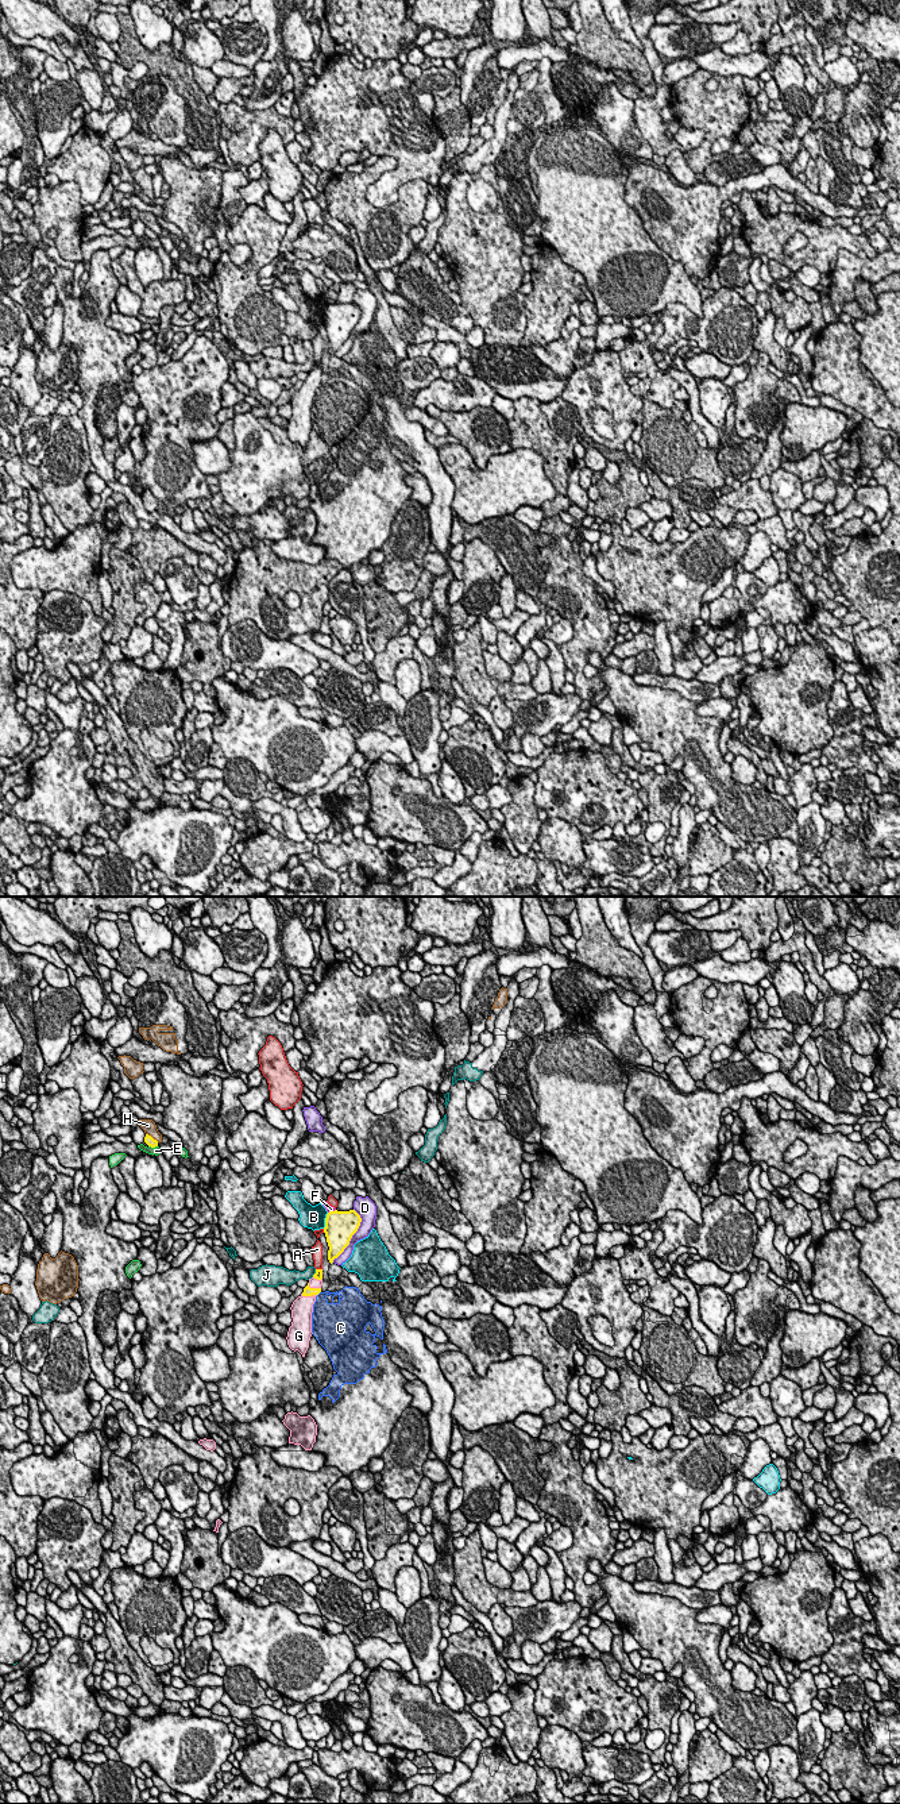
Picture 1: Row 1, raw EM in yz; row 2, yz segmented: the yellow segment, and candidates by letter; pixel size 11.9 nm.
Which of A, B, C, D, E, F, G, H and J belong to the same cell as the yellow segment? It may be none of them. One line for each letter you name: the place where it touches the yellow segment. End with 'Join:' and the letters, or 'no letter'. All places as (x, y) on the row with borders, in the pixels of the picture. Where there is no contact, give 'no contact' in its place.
G: meets yellow in yz at (308, 1295)
Join: G

